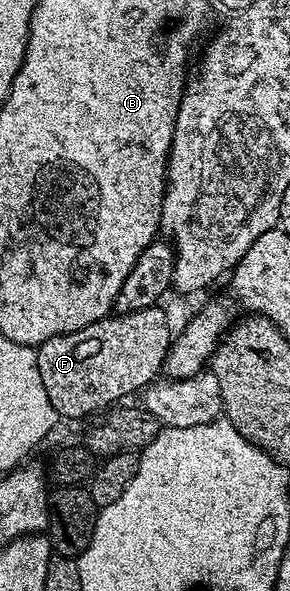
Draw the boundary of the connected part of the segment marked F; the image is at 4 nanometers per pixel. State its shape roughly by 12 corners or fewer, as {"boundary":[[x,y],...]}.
{"boundary":[[162,306],[37,345],[59,417],[141,393],[170,353]]}

